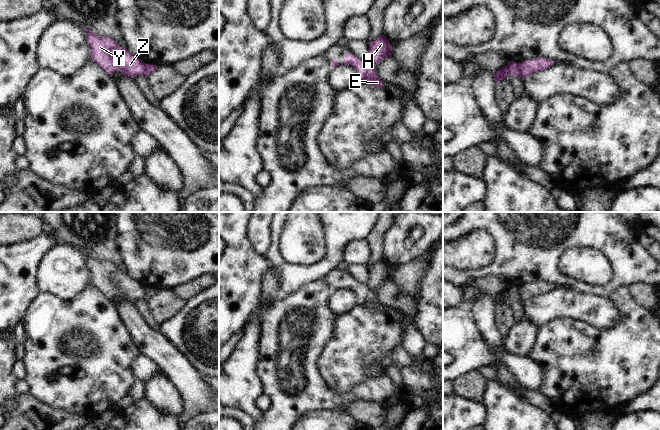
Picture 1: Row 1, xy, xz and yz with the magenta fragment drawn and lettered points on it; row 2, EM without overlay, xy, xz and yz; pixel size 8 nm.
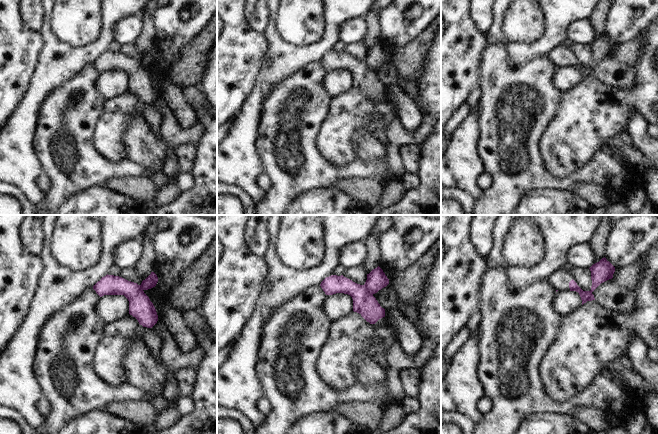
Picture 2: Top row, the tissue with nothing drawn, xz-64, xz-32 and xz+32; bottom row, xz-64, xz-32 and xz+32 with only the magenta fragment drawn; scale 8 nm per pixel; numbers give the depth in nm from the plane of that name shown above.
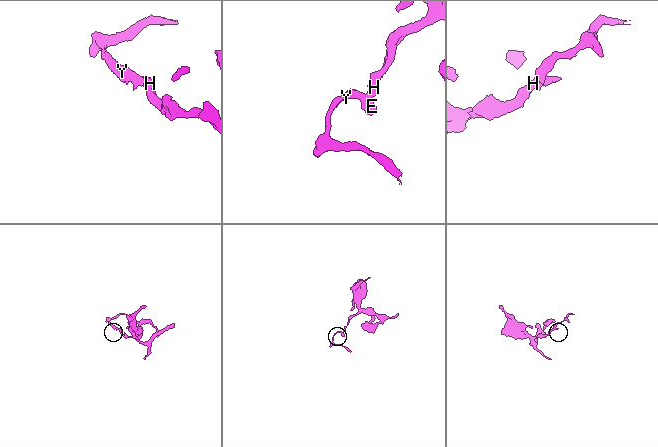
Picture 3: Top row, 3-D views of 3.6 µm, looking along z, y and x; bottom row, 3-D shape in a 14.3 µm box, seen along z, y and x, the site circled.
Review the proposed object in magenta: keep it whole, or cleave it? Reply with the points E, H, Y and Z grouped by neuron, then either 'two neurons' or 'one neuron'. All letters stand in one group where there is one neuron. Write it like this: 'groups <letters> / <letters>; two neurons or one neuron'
groups E Y Z / H; two neurons

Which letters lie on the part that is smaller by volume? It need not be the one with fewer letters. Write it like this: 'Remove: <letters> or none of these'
Remove: E, Y, Z

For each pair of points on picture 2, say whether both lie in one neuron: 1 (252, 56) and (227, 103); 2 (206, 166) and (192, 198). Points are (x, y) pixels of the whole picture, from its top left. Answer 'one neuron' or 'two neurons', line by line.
1: one neuron
2: one neuron

